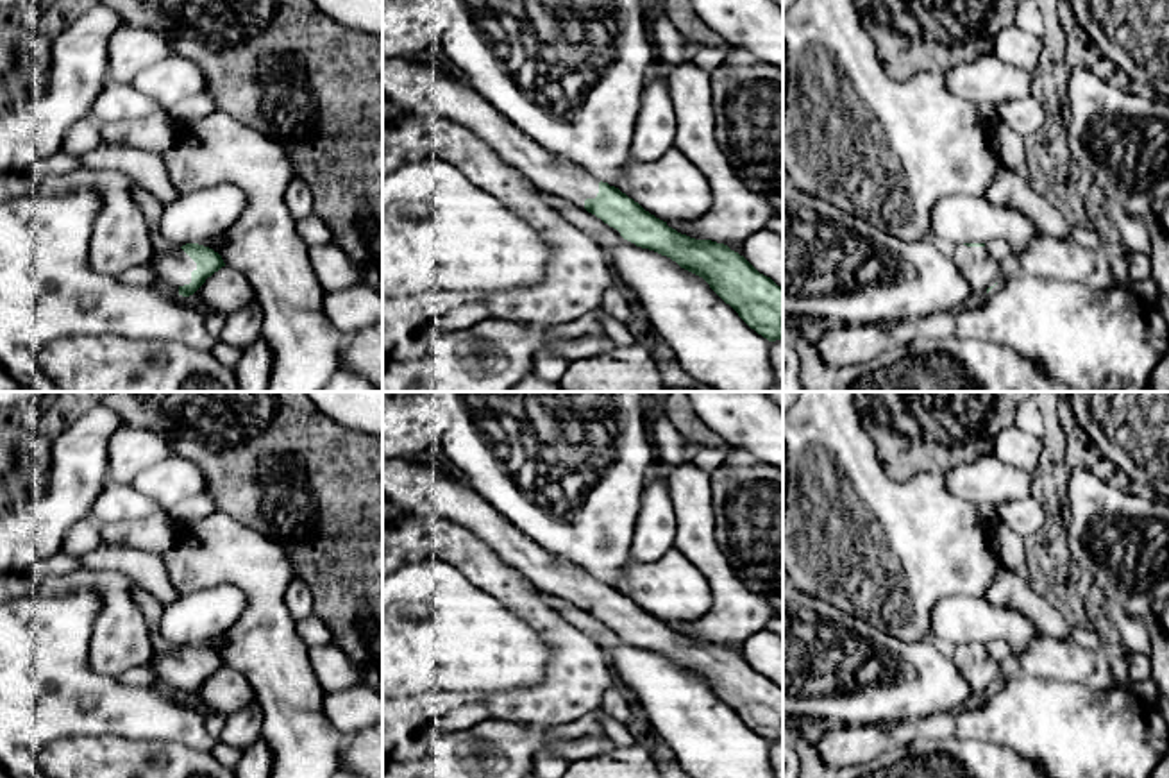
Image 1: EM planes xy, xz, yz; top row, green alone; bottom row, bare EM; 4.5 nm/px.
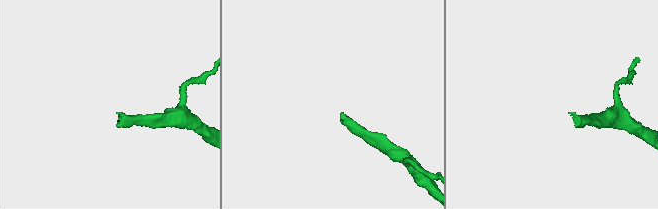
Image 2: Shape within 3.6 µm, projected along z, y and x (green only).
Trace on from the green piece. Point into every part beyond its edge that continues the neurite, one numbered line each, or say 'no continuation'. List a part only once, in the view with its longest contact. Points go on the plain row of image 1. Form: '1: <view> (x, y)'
1: xy (174, 668)

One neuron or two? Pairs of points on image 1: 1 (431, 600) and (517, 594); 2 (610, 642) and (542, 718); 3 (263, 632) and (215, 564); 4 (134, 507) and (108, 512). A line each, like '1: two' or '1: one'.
1: two
2: two
3: one
4: one

